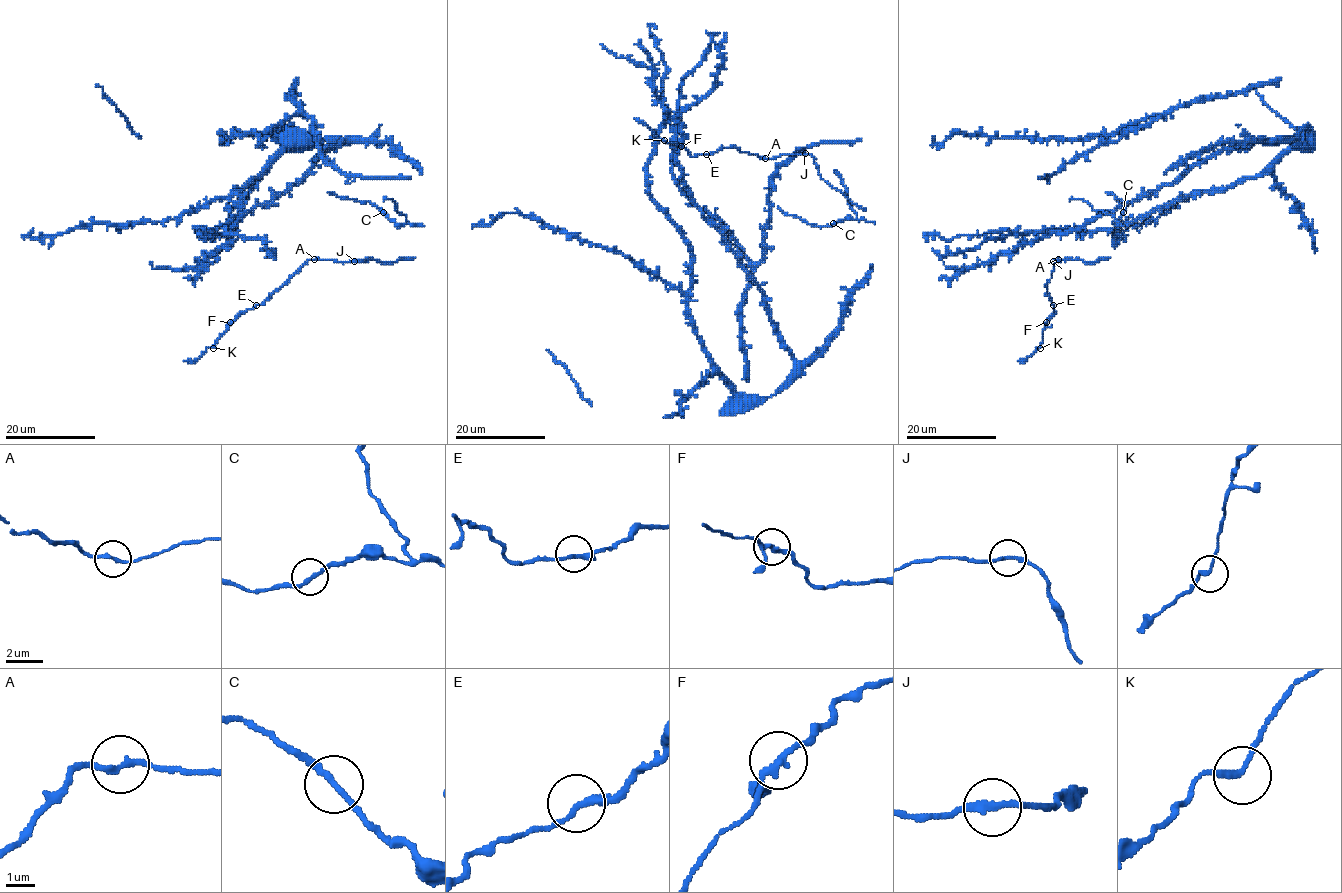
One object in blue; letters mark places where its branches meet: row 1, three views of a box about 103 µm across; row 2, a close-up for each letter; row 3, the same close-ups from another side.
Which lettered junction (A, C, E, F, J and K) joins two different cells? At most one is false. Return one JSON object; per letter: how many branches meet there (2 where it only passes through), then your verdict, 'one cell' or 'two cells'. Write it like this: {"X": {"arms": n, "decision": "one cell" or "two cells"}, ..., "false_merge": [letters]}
{"A": {"arms": 2, "decision": "one cell"}, "C": {"arms": 2, "decision": "one cell"}, "E": {"arms": 2, "decision": "one cell"}, "F": {"arms": 2, "decision": "one cell"}, "J": {"arms": 2, "decision": "one cell"}, "K": {"arms": 2, "decision": "one cell"}, "false_merge": []}

